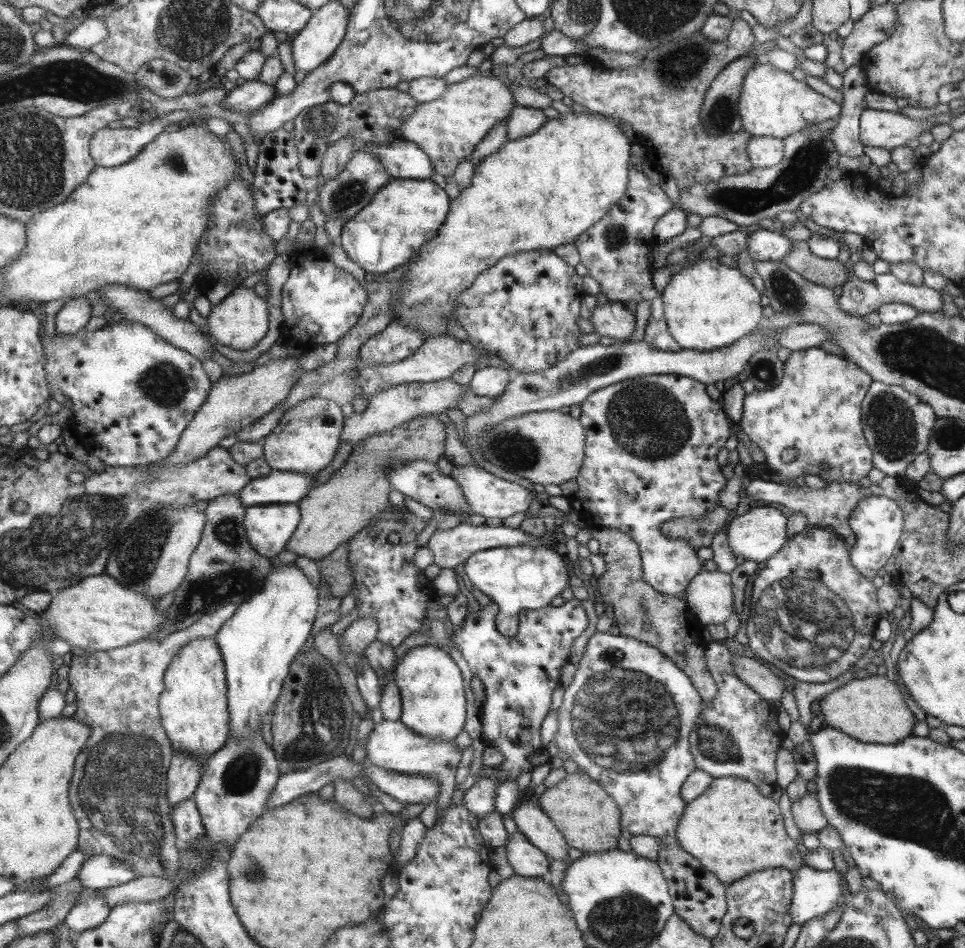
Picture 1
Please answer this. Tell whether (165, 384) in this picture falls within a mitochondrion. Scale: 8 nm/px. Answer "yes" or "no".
yes

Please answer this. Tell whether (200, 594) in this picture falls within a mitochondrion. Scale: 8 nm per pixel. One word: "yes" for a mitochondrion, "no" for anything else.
yes

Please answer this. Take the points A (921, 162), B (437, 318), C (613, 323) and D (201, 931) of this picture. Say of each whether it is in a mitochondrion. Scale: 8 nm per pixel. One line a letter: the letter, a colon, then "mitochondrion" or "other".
A: other
B: mitochondrion
C: other
D: other

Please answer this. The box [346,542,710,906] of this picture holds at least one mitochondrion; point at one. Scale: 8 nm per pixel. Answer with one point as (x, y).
(621, 721)

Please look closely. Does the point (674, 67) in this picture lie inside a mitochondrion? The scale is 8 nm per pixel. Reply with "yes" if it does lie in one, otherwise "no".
yes

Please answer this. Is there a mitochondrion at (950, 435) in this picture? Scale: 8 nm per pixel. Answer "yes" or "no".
yes

